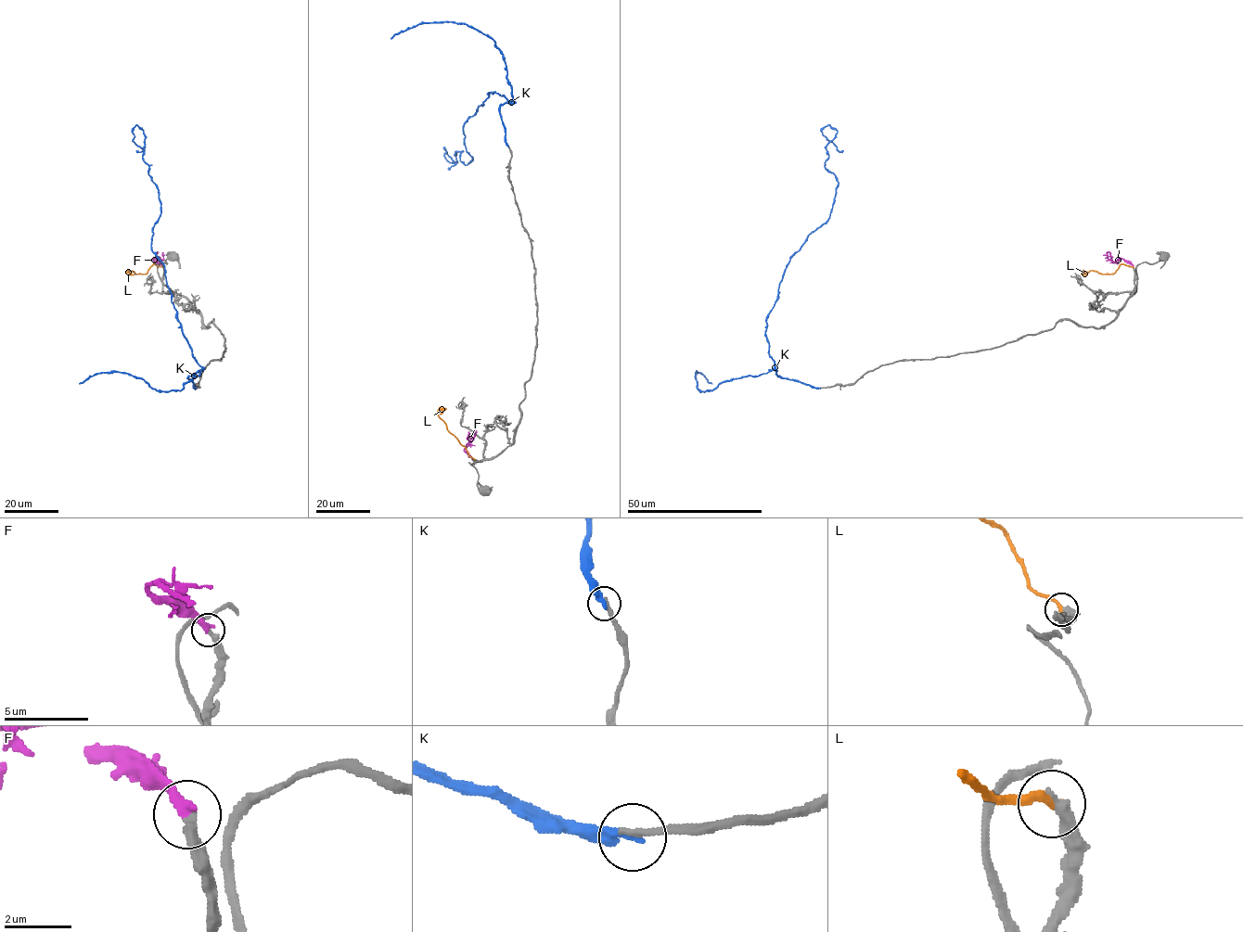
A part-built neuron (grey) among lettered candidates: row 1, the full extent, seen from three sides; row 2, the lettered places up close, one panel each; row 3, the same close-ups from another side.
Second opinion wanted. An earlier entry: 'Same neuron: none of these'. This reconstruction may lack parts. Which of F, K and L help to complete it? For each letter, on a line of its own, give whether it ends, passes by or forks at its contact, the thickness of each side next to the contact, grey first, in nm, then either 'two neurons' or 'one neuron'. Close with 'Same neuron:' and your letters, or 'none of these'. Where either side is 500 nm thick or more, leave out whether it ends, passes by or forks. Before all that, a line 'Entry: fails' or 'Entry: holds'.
Entry: fails
F: it ends there; 280 nm thick on the grey side, 360 nm on the other; one neuron
K: it ends there; 220 nm thick on the grey side, 320 nm on the other; two neurons
L: it ends there; 360 nm thick on the grey side, 240 nm on the other; two neurons
Same neuron: F

